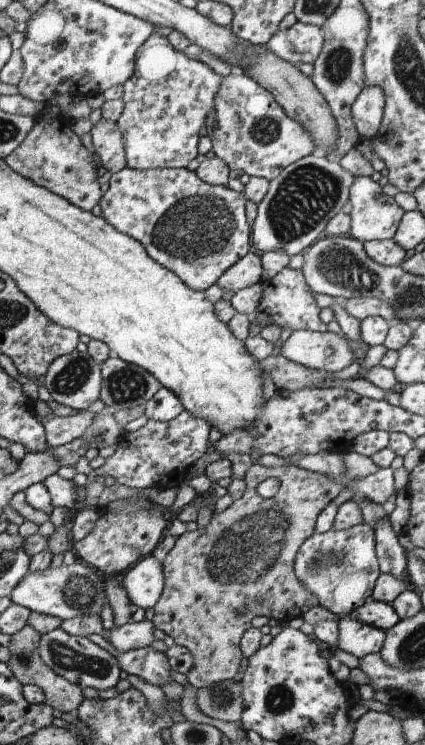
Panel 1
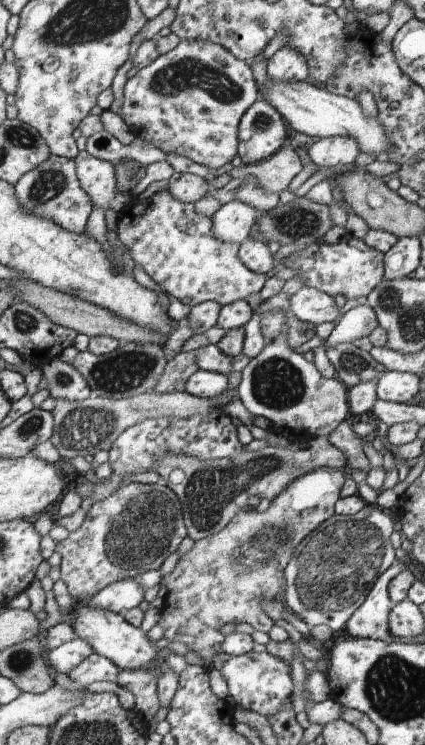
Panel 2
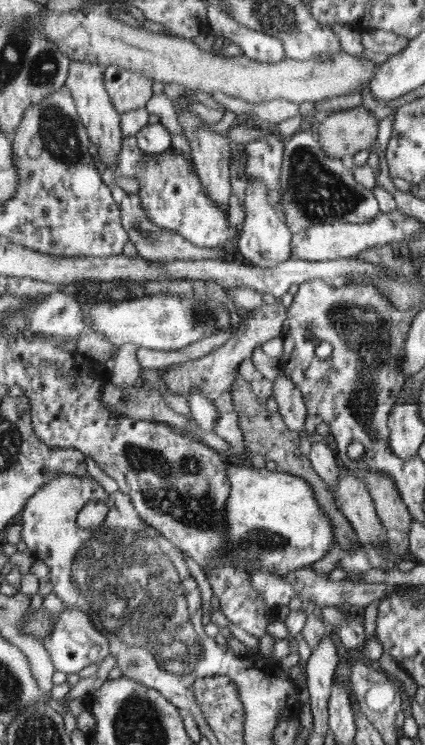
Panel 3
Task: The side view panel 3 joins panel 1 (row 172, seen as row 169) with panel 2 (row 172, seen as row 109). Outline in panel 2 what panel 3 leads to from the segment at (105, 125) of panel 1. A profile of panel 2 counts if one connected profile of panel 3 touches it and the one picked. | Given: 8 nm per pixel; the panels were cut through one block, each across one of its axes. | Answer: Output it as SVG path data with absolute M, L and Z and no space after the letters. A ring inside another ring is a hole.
M86 149L77 154L77 174L86 194L93 199L96 208L107 210L116 198L114 164L94 158Z

